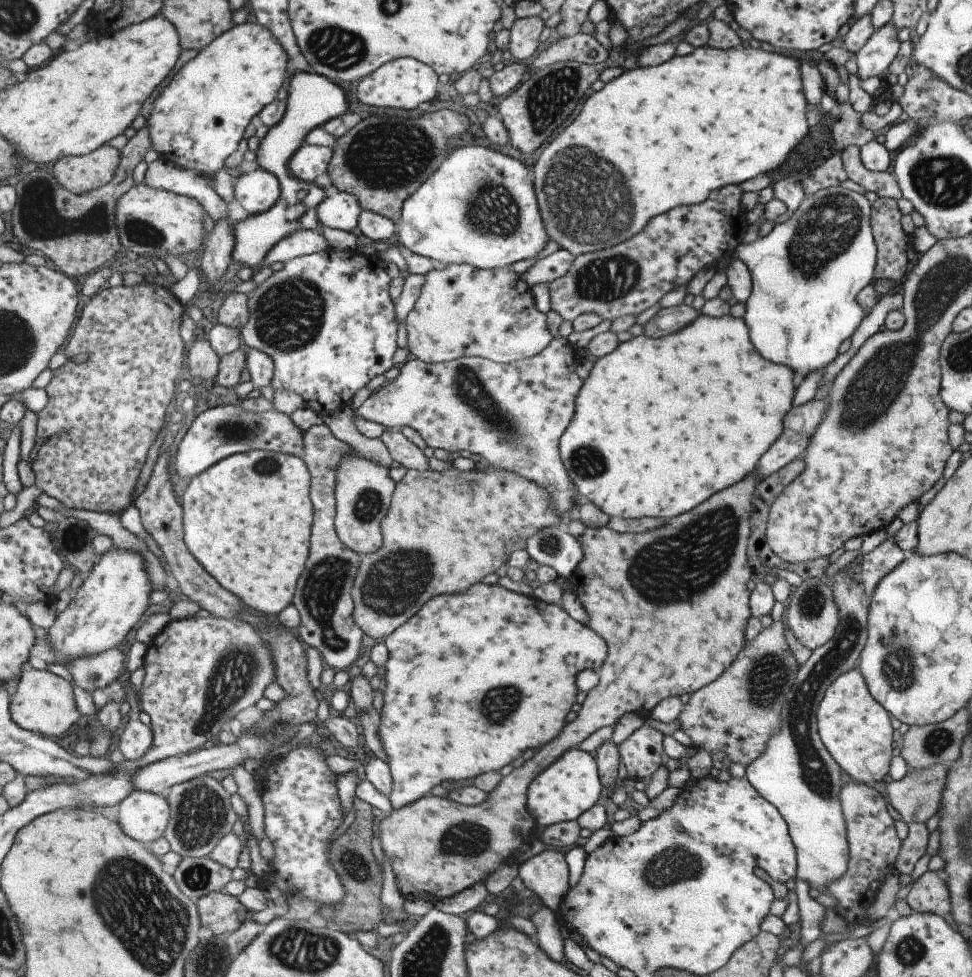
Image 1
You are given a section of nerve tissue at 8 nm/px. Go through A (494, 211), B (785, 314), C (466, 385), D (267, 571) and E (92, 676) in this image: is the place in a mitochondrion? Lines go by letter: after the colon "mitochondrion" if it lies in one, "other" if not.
A: mitochondrion
B: other
C: mitochondrion
D: other
E: mitochondrion

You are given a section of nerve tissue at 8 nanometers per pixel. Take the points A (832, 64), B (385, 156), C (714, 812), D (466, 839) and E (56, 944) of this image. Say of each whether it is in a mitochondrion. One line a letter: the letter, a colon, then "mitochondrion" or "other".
A: other
B: mitochondrion
C: other
D: mitochondrion
E: other

